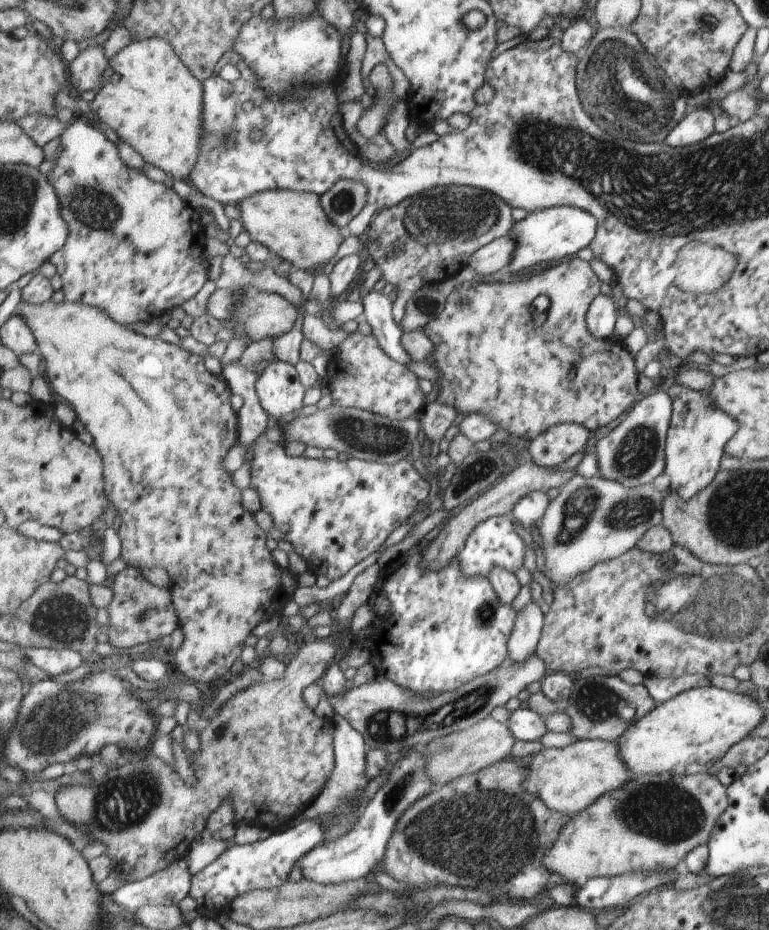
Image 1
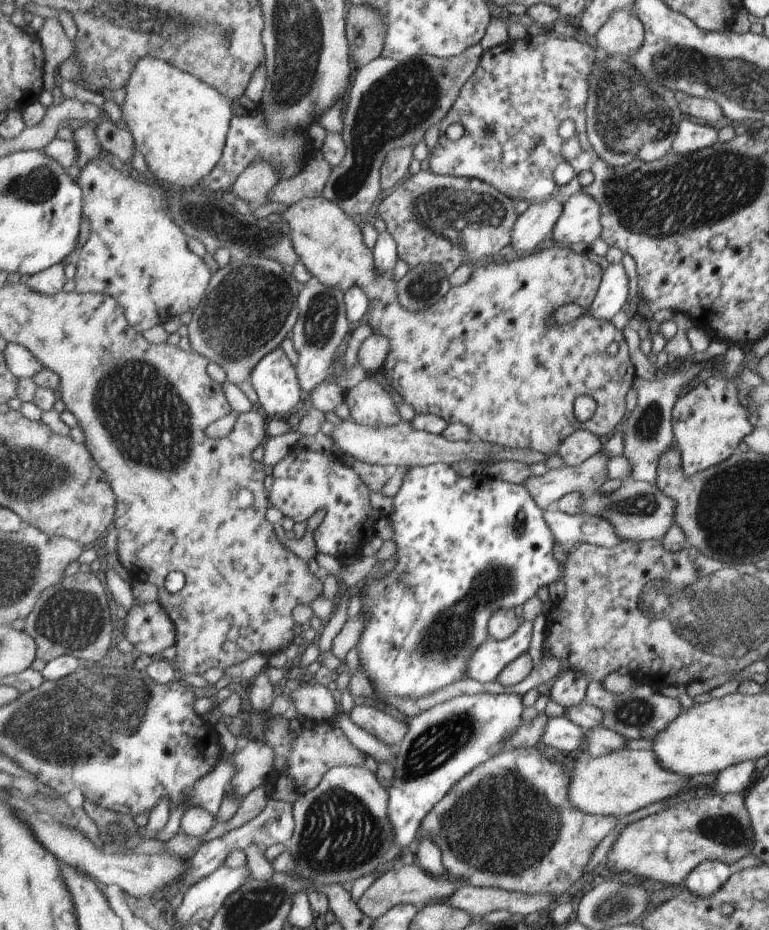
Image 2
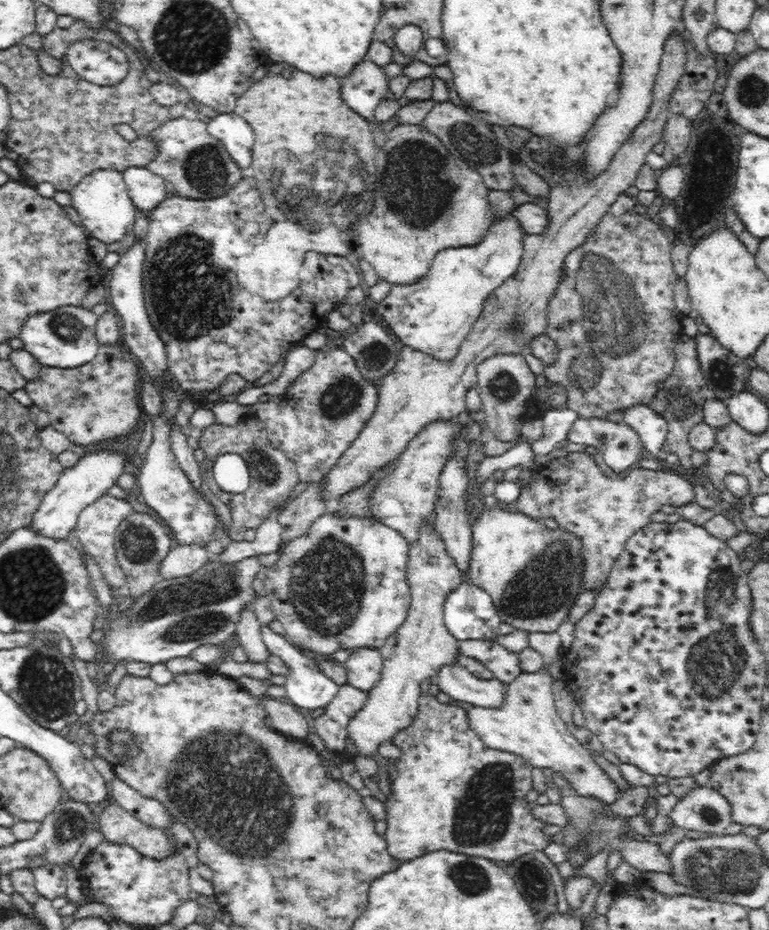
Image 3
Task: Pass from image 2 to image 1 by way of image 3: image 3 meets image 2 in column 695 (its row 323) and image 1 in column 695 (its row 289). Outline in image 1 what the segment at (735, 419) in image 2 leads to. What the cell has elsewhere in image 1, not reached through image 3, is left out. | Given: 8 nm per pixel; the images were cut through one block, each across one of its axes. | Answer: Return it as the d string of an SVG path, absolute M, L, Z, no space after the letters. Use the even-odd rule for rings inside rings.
M671 381L664 385L669 390L673 416L666 431L665 469L662 472L669 479L668 490L677 494L679 499L689 501L714 481L723 444L736 434L738 424L710 402L707 392L693 391Z

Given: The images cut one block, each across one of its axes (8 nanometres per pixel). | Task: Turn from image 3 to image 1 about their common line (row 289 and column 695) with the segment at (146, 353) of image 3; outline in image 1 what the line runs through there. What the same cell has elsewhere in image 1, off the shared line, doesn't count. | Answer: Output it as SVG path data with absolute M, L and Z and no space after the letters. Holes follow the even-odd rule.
M698 107L697 110L689 112L679 123L667 134L665 144L669 147L679 148L687 144L695 144L710 137L713 132L713 116L707 112L707 108Z

